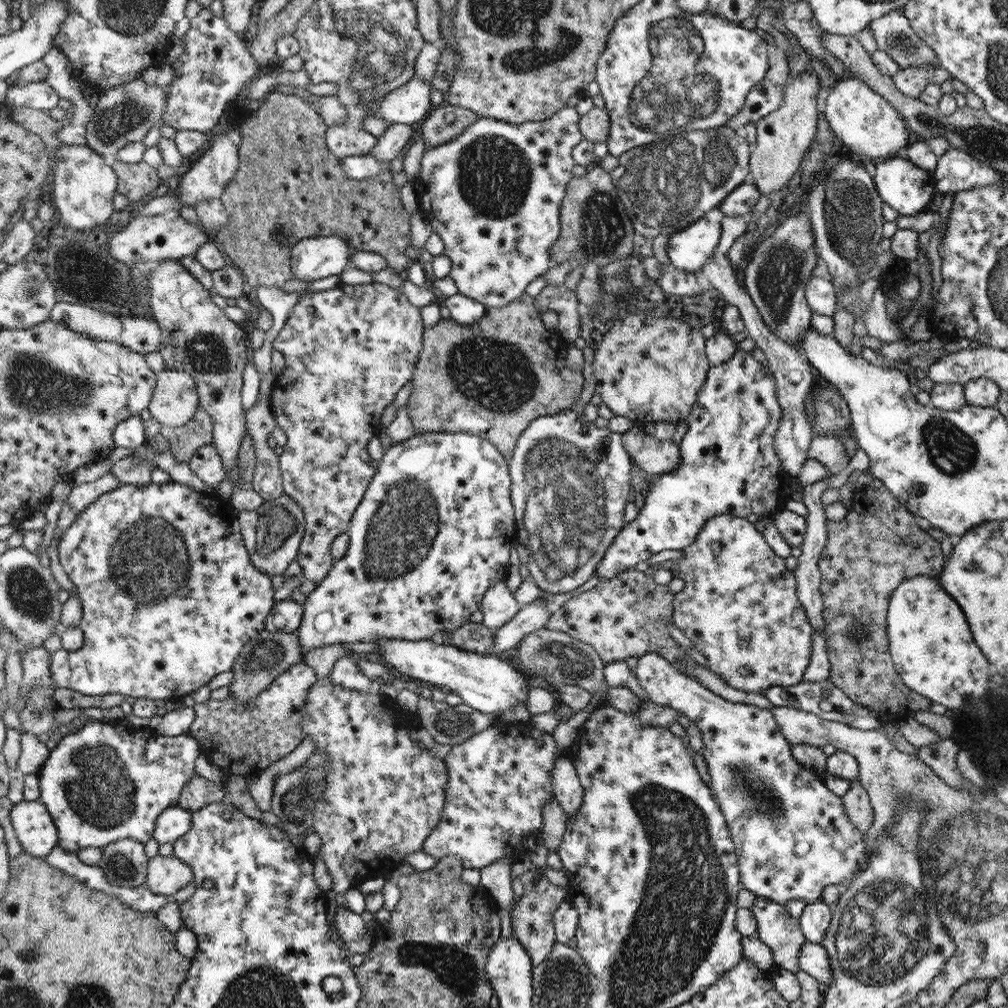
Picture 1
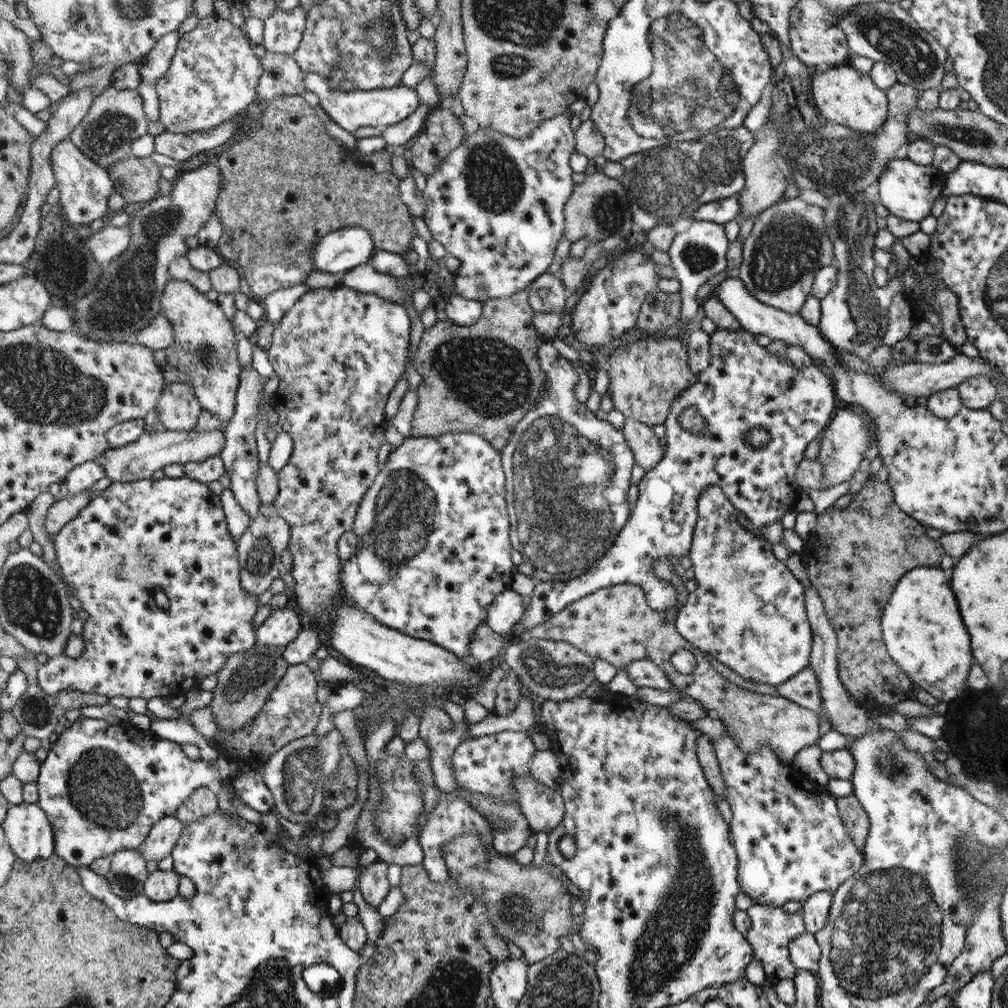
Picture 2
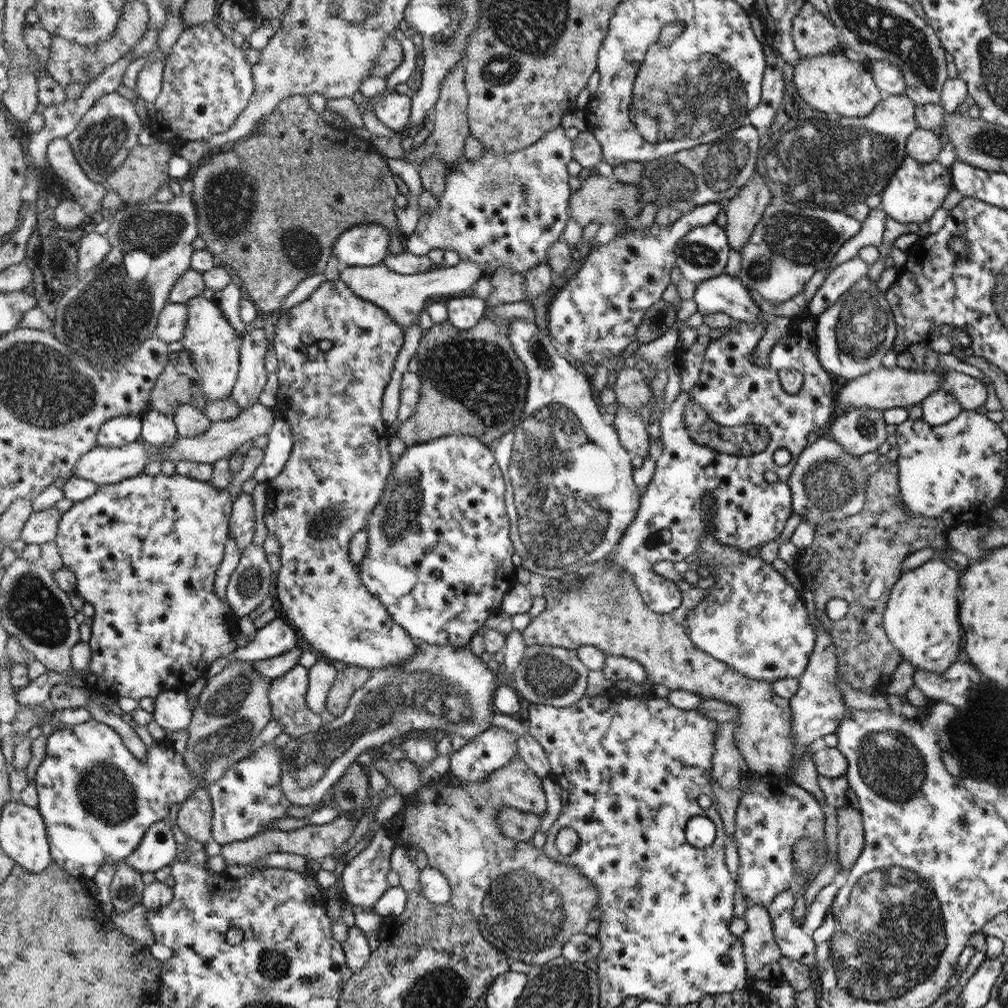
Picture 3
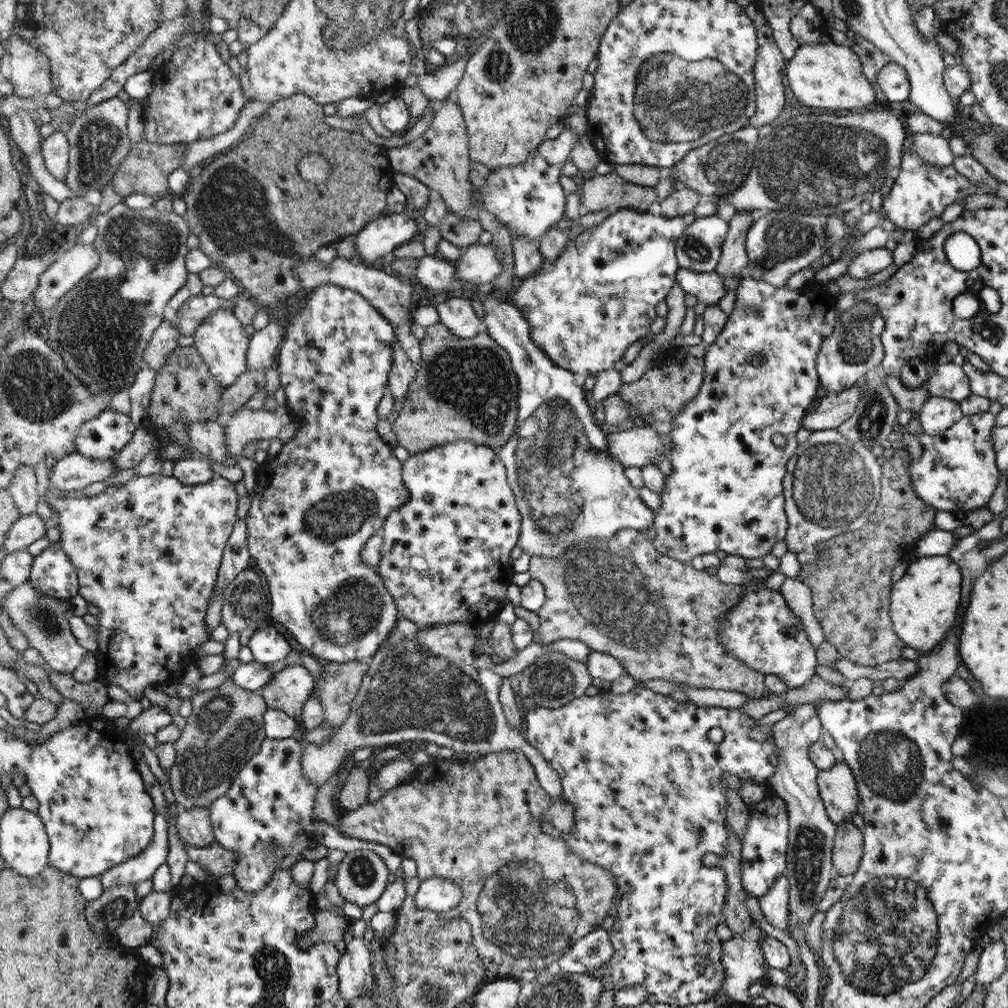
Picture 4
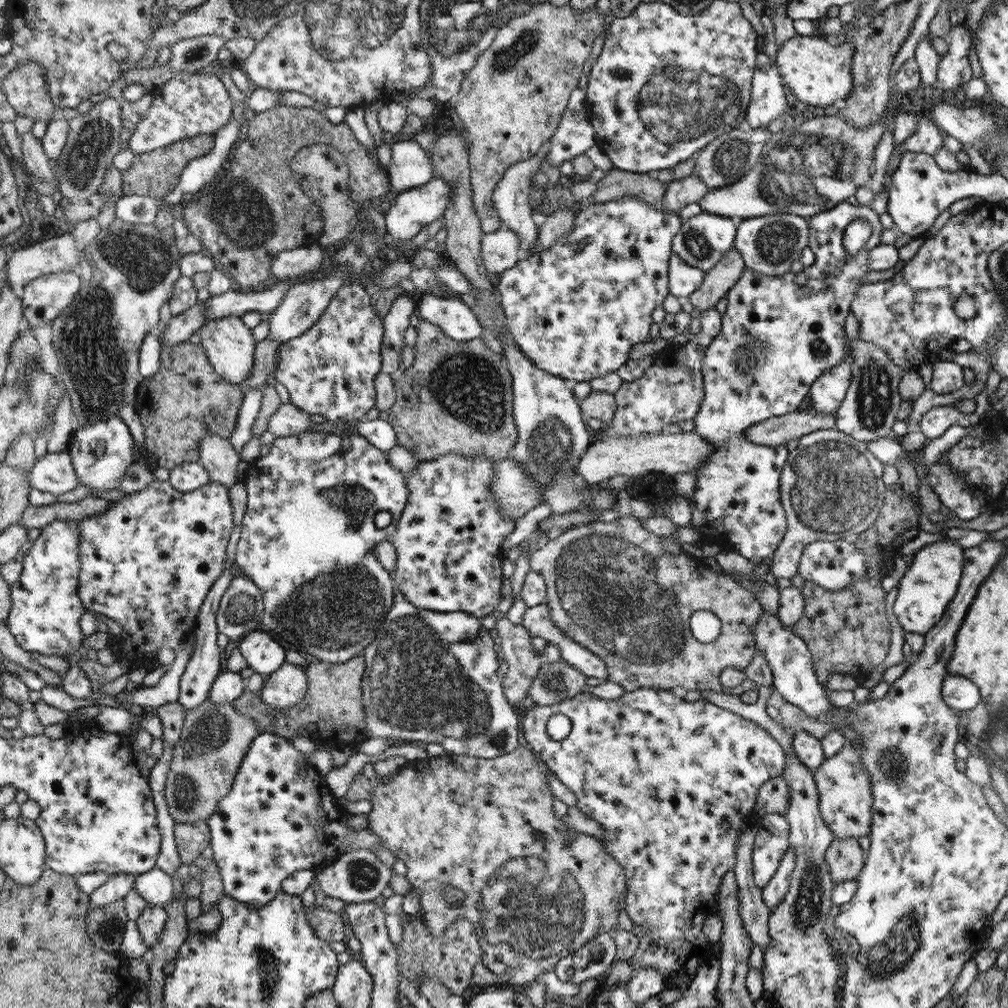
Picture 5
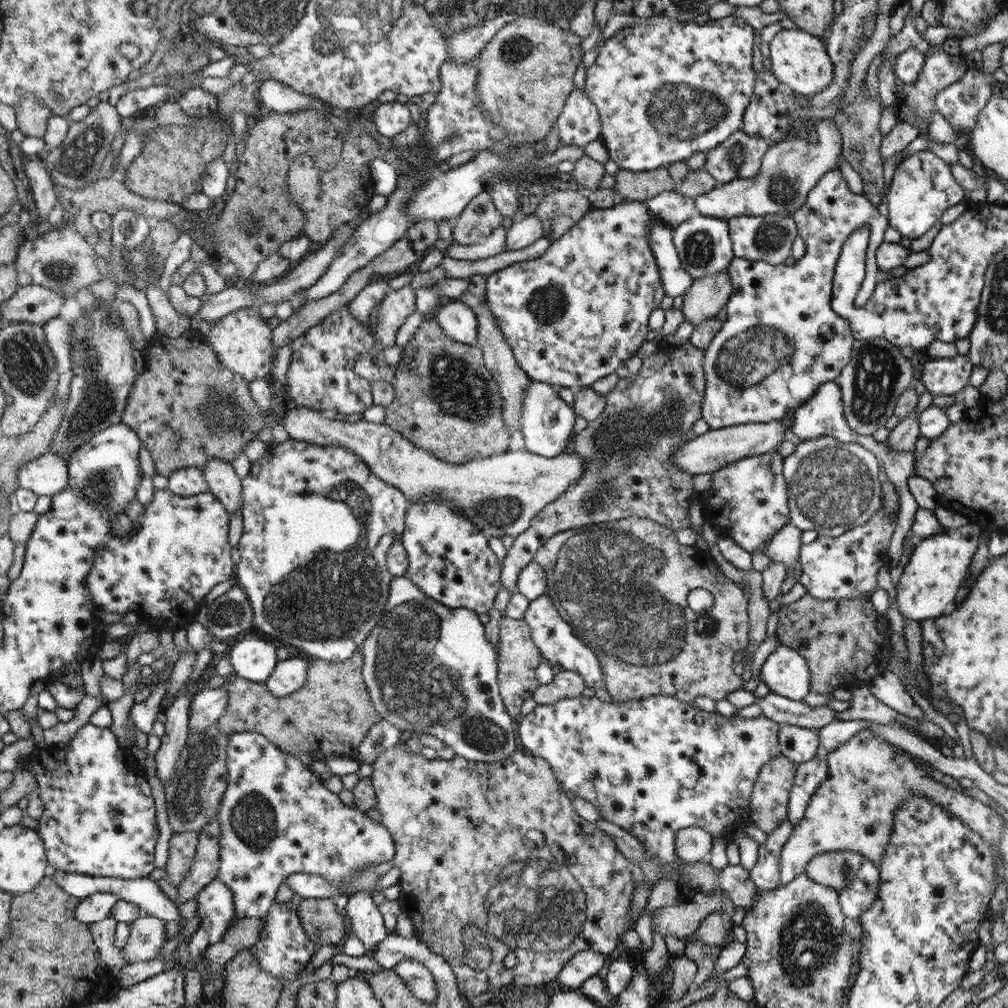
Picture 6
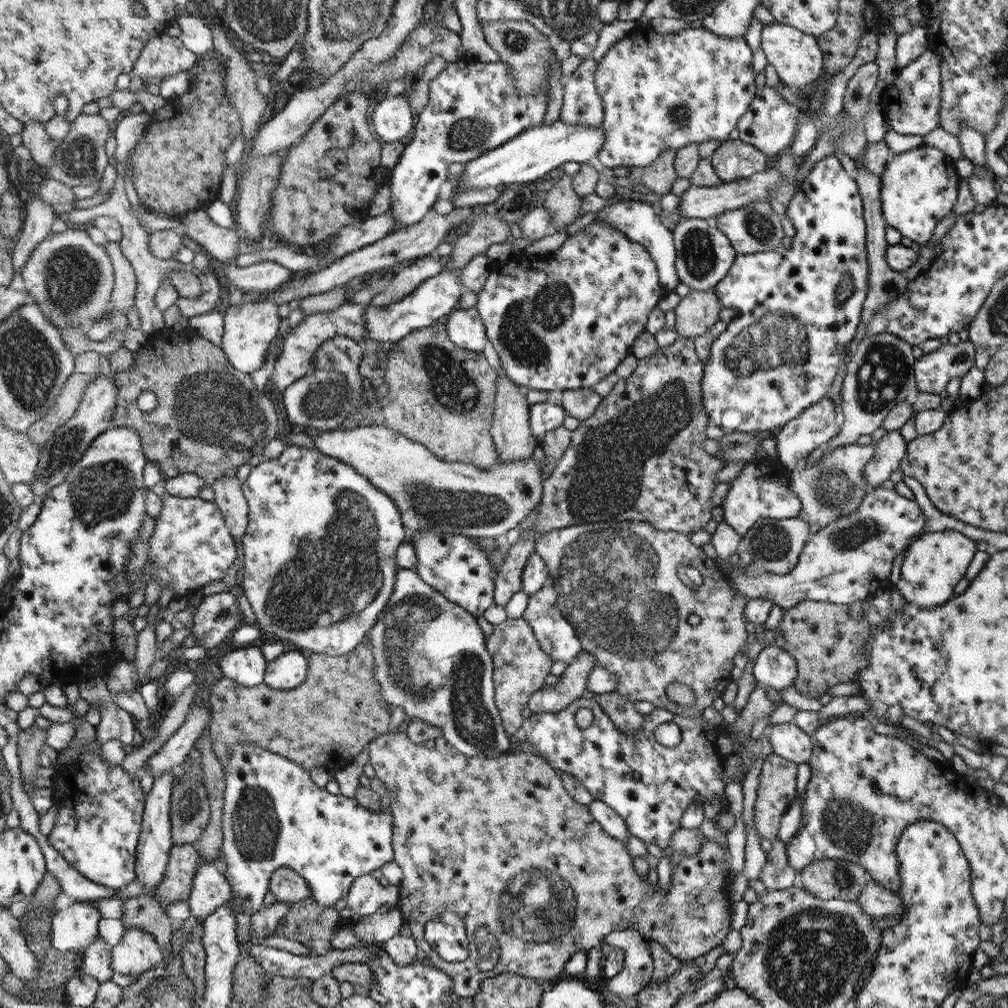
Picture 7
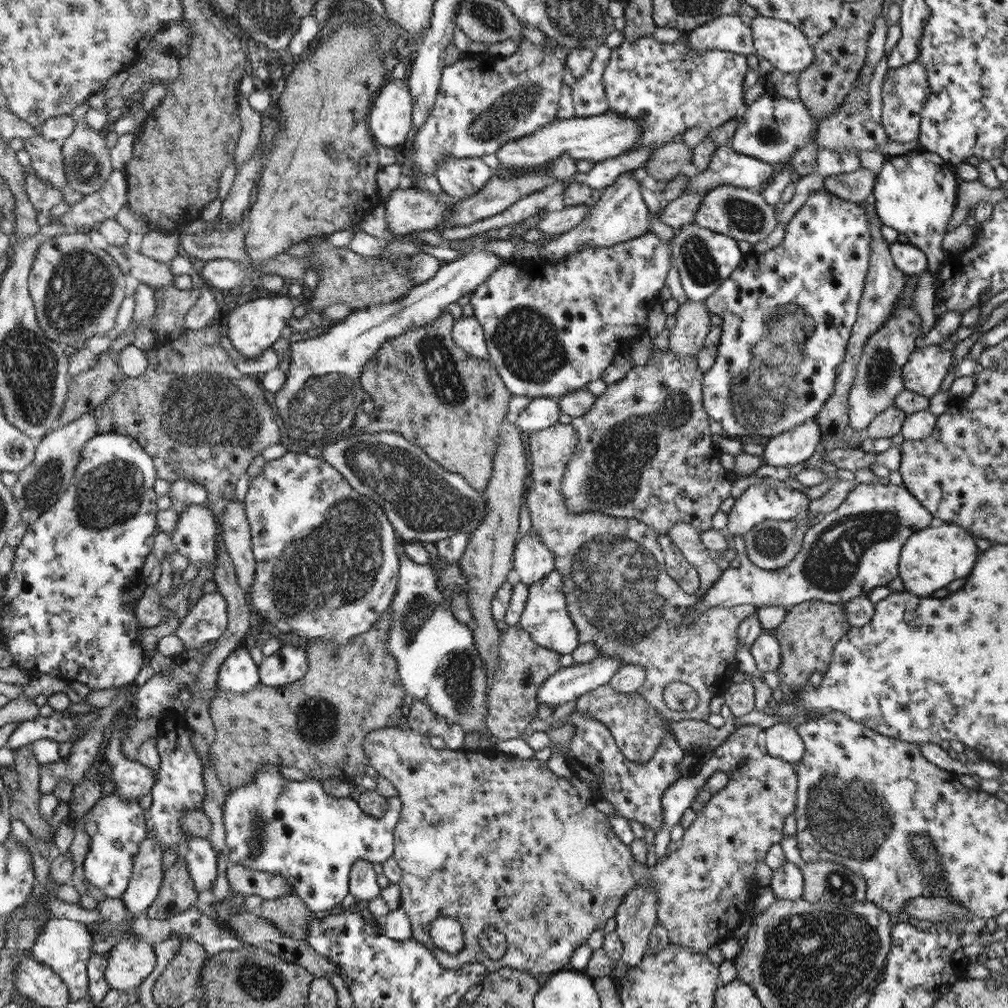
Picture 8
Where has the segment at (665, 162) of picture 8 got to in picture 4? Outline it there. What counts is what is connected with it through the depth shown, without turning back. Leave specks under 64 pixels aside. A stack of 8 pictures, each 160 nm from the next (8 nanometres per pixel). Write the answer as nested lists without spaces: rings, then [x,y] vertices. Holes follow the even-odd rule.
[[[615,171],[598,175],[580,184],[582,210],[597,213],[602,210],[638,209],[647,211],[656,202],[654,188],[622,179]]]

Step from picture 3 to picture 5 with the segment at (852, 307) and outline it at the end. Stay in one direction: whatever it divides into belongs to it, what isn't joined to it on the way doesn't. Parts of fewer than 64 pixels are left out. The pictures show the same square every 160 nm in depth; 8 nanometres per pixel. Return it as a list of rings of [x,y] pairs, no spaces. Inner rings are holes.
[[[845,356],[842,364],[827,368],[822,376],[815,380],[811,388],[811,410],[821,414],[835,414],[846,398],[851,386],[851,362],[853,356]]]

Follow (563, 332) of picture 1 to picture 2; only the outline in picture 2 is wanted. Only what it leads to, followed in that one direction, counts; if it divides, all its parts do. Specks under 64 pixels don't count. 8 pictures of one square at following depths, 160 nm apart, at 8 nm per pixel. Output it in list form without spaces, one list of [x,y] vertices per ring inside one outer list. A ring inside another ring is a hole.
[[[550,272],[540,275],[531,284],[528,291],[529,303],[535,312],[555,312],[561,314],[565,309],[567,300],[562,281]]]

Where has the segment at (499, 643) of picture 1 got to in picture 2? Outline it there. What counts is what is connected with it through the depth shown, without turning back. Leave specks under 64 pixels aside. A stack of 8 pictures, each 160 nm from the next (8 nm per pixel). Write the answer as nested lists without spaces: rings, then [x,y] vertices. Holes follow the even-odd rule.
[[[716,329],[711,334],[710,366],[701,370],[697,380],[683,390],[671,404],[671,410],[664,424],[666,427],[664,458],[654,466],[654,469],[646,471],[639,482],[636,509],[632,511],[627,526],[622,528],[620,536],[607,554],[584,575],[565,581],[536,580],[530,607],[523,614],[522,626],[515,633],[548,622],[569,604],[613,584],[639,584],[646,592],[647,603],[652,610],[662,612],[672,608],[678,598],[677,588],[671,582],[659,580],[654,576],[654,565],[658,562],[658,558],[664,558],[668,554],[676,557],[689,554],[698,522],[698,504],[703,492],[711,486],[718,486],[723,490],[724,496],[728,497],[731,504],[736,505],[736,509],[750,520],[750,524],[756,530],[761,530],[762,526],[770,522],[780,521],[795,508],[796,501],[800,497],[801,489],[796,482],[795,473],[798,471],[800,460],[804,458],[804,450],[808,442],[812,442],[826,428],[826,424],[832,418],[830,414],[834,414],[834,410],[836,410],[834,388],[823,370],[812,365],[796,368],[785,358],[758,345],[754,334],[746,329],[737,331]],[[788,380],[792,380],[790,388],[786,386]],[[691,407],[696,411],[695,416],[702,417],[706,422],[699,432],[702,435],[690,434],[692,440],[684,440],[684,430],[678,424],[678,416],[682,410]],[[751,428],[766,429],[770,442],[768,441],[761,449],[753,448],[746,441],[747,432]]]

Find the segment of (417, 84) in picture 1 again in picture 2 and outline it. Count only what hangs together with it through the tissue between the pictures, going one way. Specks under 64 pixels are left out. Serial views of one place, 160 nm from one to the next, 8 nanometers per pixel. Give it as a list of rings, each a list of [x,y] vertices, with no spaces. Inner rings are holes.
[[[308,72],[305,76],[304,91],[311,91],[319,98],[319,105],[334,120],[333,126],[337,132],[346,131],[353,135],[360,126],[376,126],[383,129],[399,123],[418,110],[421,103],[416,90],[403,85],[370,91],[358,89],[351,92],[334,91],[330,89],[330,83],[325,77],[314,72]]]

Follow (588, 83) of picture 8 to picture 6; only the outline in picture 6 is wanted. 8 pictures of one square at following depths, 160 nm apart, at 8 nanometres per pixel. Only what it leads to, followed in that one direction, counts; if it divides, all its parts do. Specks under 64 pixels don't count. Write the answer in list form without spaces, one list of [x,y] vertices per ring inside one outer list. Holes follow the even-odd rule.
[[[576,88],[557,120],[560,144],[575,144],[584,148],[588,142],[596,140],[603,132],[602,117],[599,115],[595,101],[585,90]]]

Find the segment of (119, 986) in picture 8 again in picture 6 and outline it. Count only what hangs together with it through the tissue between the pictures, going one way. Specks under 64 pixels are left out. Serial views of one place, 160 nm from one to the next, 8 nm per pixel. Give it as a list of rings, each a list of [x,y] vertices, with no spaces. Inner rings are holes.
[[[148,915],[130,923],[130,931],[128,944],[122,949],[128,964],[156,959],[166,940],[166,922]]]

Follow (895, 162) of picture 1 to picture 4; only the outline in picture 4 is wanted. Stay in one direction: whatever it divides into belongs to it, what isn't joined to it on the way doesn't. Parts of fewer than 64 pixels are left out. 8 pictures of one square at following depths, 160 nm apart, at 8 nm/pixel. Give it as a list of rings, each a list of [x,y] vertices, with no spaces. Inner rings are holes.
[[[905,149],[902,156],[899,175],[895,178],[890,192],[883,202],[884,218],[892,221],[898,230],[904,229],[908,234],[915,234],[930,218],[940,217],[946,206],[954,204],[972,194],[981,197],[982,190],[967,176],[950,166],[936,166],[927,163],[919,154]]]

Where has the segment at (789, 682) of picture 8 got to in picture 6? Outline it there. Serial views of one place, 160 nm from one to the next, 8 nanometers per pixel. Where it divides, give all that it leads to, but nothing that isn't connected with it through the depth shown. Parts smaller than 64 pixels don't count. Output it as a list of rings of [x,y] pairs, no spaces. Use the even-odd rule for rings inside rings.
[[[866,592],[860,598],[852,598],[850,600],[838,599],[838,600],[820,600],[814,598],[811,594],[806,593],[800,600],[793,602],[792,604],[784,604],[779,608],[777,612],[778,626],[777,626],[777,639],[780,644],[793,648],[802,653],[807,659],[807,664],[810,666],[811,673],[811,690],[810,692],[819,692],[825,694],[826,692],[832,692],[839,687],[847,687],[852,690],[854,688],[860,688],[862,686],[868,686],[873,679],[873,676],[882,675],[886,670],[886,664],[889,664],[888,654],[890,654],[890,642],[888,642],[889,636],[886,636],[886,631],[889,630],[887,617],[882,615],[874,609],[870,595]]]

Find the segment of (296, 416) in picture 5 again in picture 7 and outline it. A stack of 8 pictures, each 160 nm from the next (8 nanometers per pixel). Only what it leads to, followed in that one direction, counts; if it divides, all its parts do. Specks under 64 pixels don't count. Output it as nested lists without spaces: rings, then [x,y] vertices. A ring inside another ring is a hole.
[[[371,425],[363,428],[328,430],[326,433],[322,431],[307,433],[311,435],[319,452],[352,466],[352,469],[370,480],[376,489],[388,494],[402,512],[403,525],[412,531],[433,530],[444,534],[496,538],[516,528],[543,499],[543,470],[536,462],[539,455],[524,461],[498,462],[488,471],[484,471],[472,464],[442,461],[426,445],[412,441],[411,438],[386,426]]]

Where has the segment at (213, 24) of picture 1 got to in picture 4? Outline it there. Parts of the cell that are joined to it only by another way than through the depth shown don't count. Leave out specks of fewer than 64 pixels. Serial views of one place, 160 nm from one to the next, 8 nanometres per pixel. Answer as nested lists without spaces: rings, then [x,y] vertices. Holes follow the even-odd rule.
[[[213,36],[202,37],[194,43],[178,49],[173,52],[172,58],[155,73],[154,91],[144,102],[142,113],[145,121],[144,141],[162,145],[192,143],[222,134],[236,124],[238,114],[240,114],[246,99],[242,96],[240,82],[232,76],[230,67],[220,60],[220,56],[214,48],[214,39]]]

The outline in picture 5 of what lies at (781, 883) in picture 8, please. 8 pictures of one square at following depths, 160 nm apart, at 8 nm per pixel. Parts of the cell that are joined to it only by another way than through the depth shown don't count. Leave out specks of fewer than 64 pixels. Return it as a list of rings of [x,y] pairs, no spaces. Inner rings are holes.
[[[767,814],[752,817],[756,834],[751,841],[751,861],[753,879],[758,888],[763,889],[774,878],[791,843],[791,825],[785,815]]]

